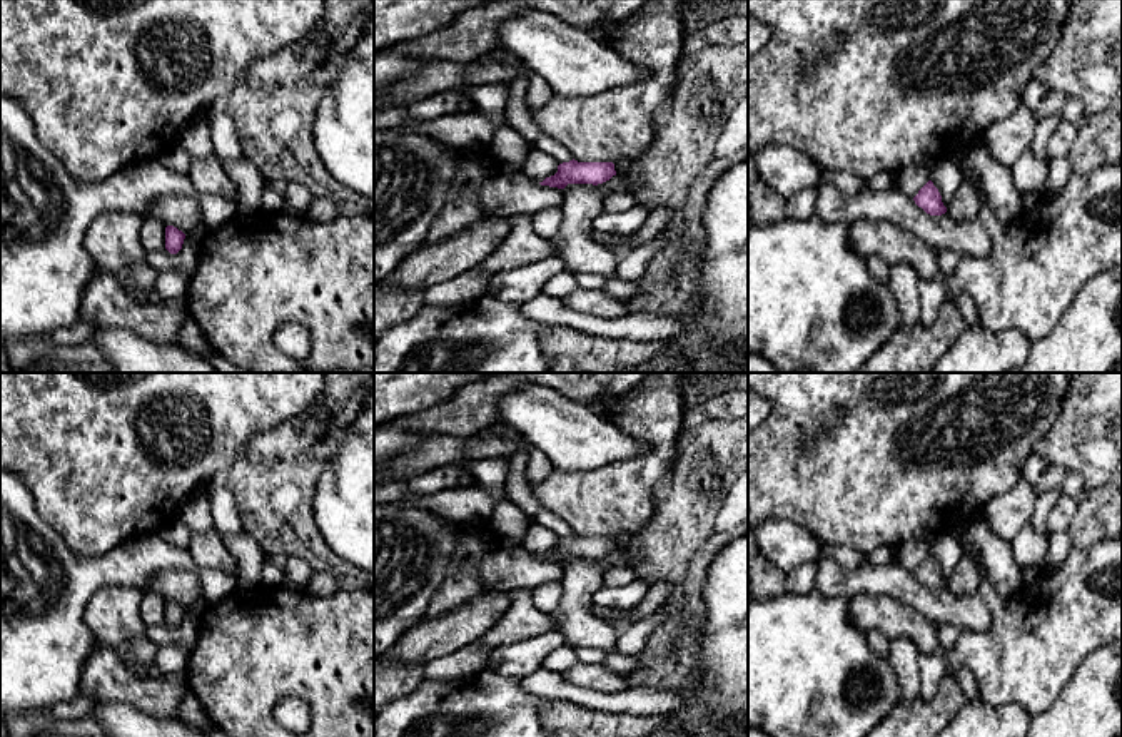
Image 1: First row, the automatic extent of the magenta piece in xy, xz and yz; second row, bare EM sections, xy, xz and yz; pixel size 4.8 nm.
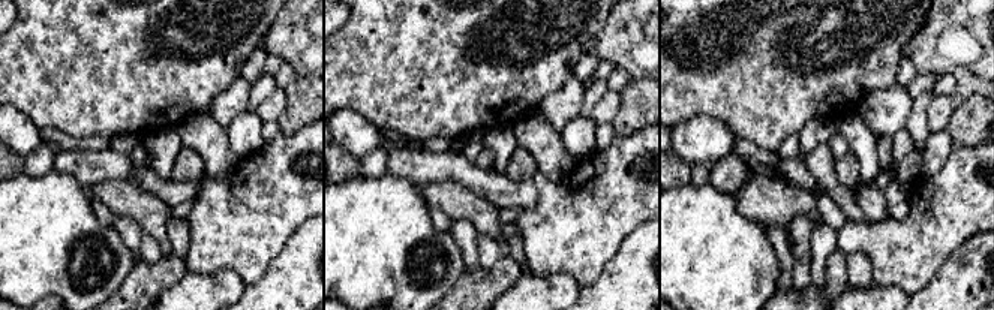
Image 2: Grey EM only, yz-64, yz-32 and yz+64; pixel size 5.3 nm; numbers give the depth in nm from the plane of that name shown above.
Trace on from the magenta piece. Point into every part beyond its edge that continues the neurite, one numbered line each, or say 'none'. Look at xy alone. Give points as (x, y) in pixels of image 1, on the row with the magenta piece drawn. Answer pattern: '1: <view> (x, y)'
none

